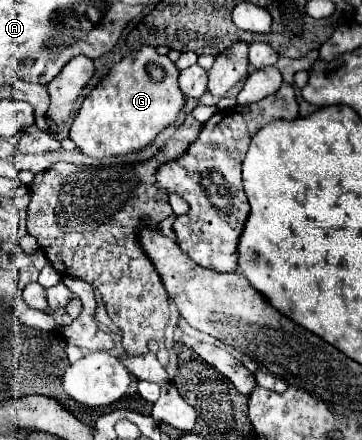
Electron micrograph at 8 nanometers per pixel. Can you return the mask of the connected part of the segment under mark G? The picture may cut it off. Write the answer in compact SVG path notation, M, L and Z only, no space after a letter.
M141 46L131 52L85 96L81 108L73 114L69 132L71 140L87 156L95 158L119 156L149 146L153 138L173 124L177 114L183 110L185 96L177 86L177 76L177 66L169 56L157 54L153 46Z

